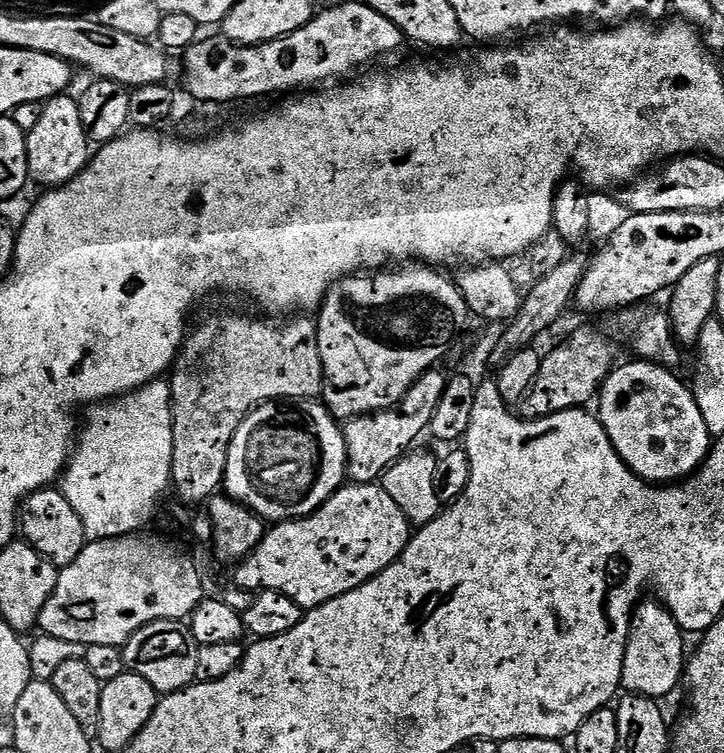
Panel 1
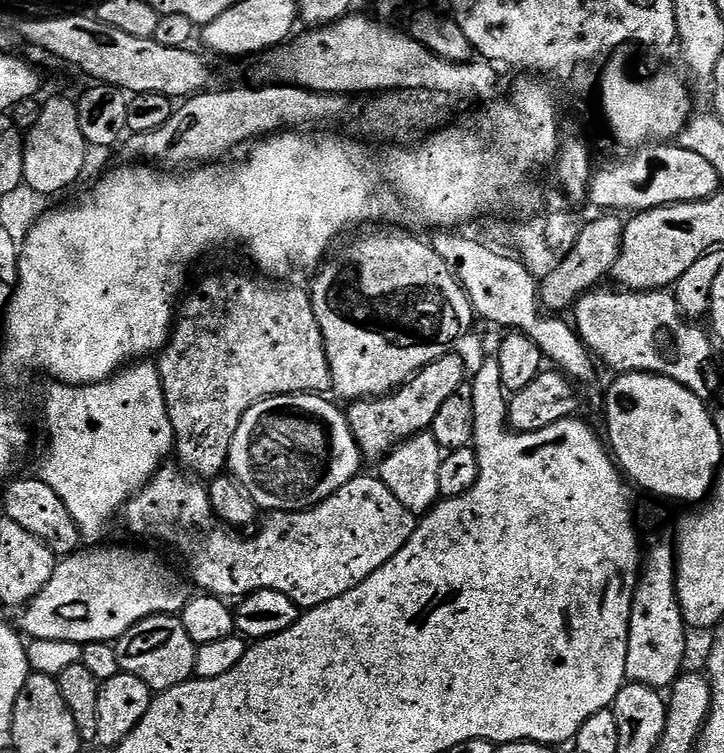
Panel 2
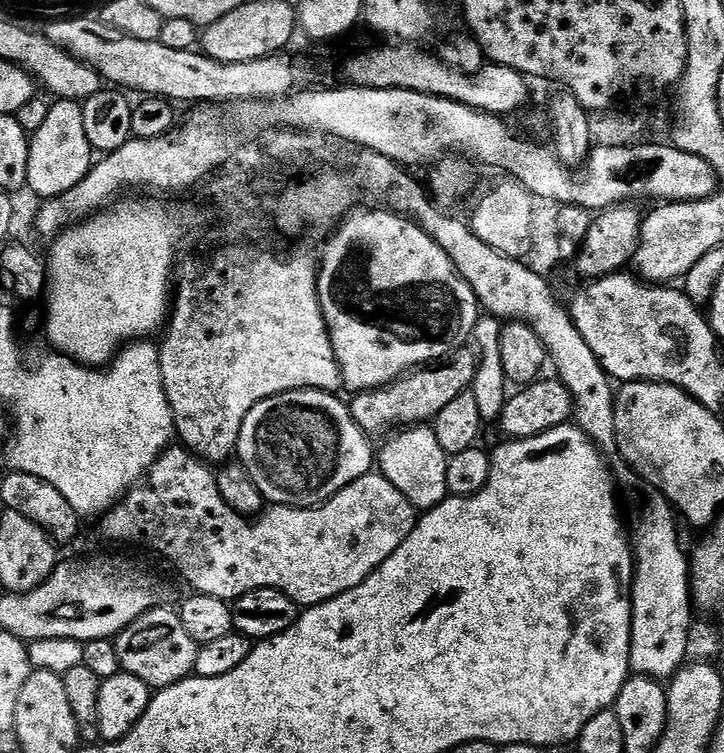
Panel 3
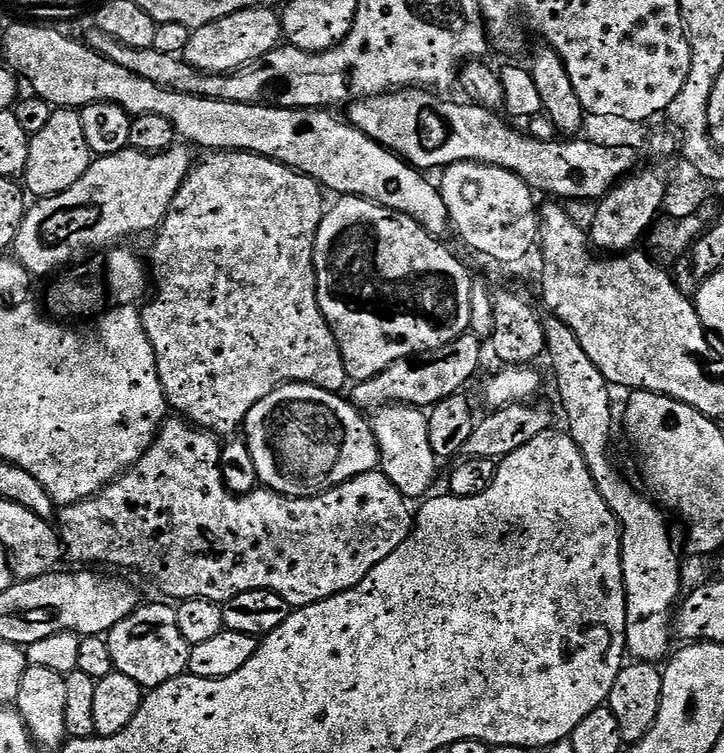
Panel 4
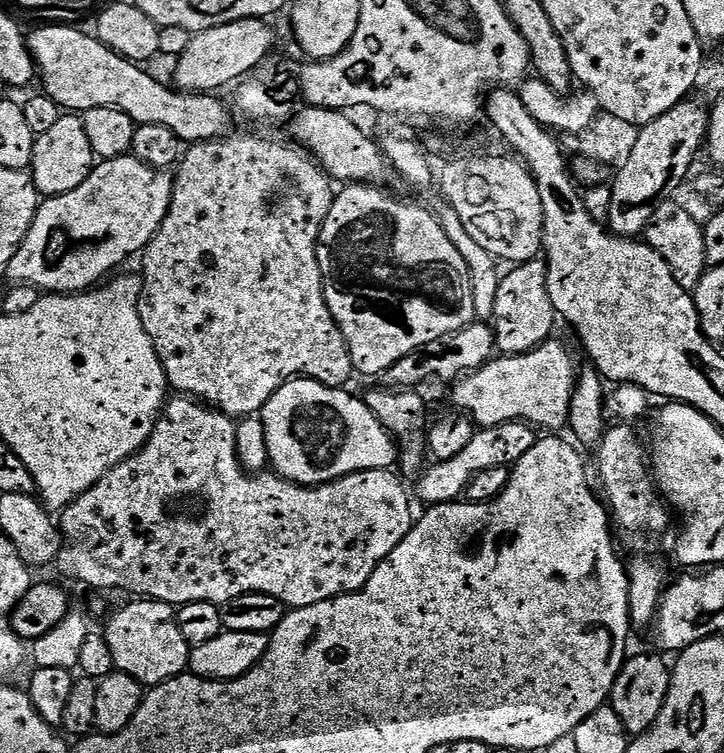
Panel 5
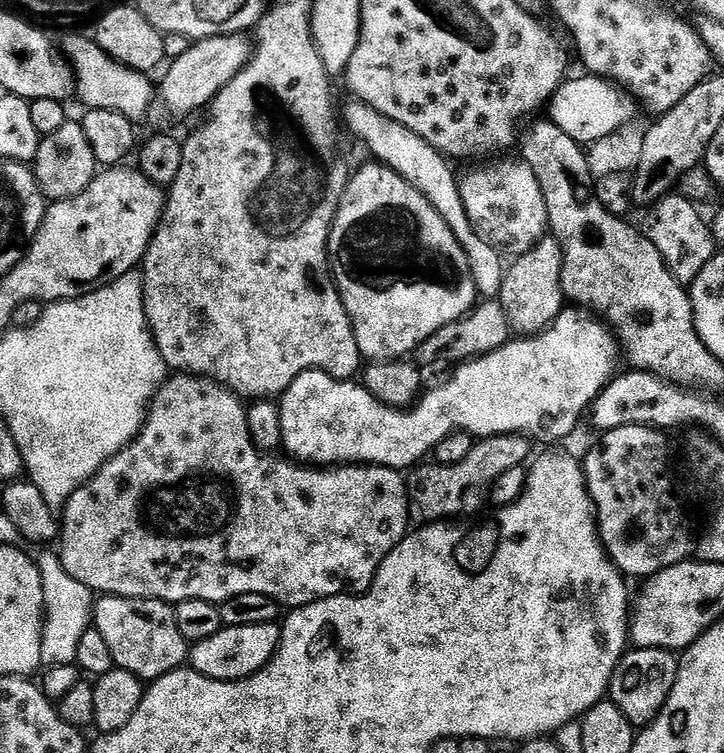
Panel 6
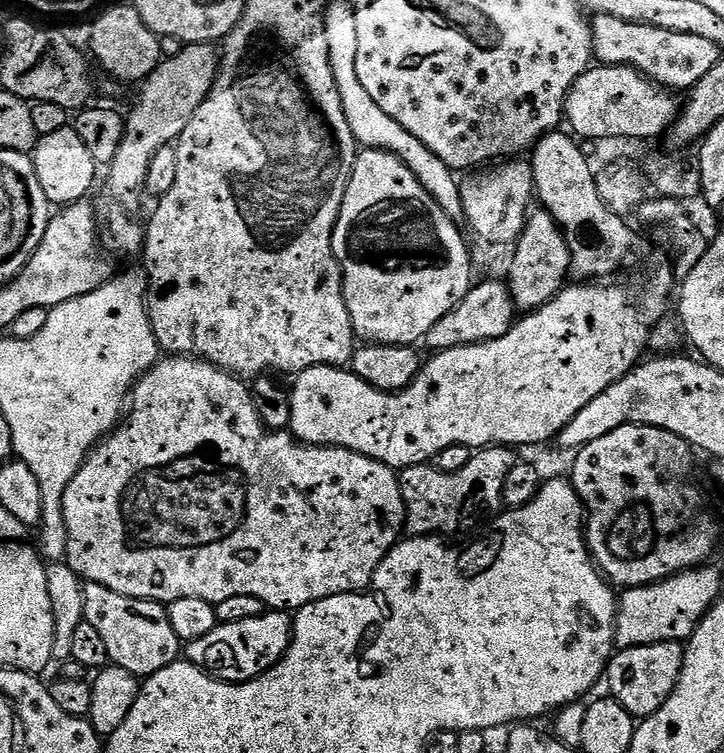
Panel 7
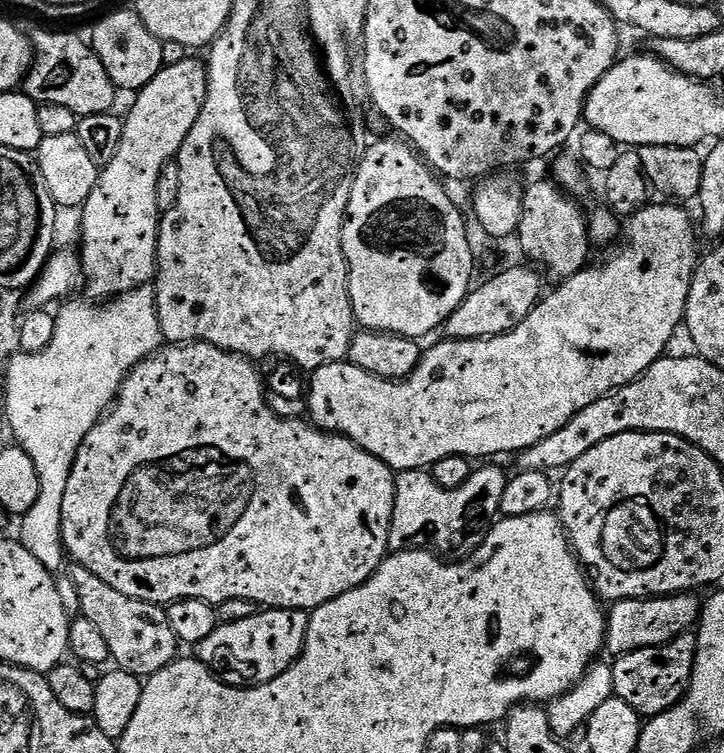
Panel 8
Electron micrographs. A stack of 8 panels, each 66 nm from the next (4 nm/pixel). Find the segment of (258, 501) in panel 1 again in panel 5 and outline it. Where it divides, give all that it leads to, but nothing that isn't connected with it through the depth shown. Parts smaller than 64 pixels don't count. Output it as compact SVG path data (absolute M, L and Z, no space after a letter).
M303 378L287 380L287 382L264 403L258 415L261 422L264 423L266 450L268 451L268 462L271 471L275 472L277 476L280 476L284 480L289 480L291 484L303 484L305 488L316 488L320 484L329 484L335 480L341 480L343 476L349 476L355 472L388 470L397 463L398 449L396 441L392 439L392 433L382 426L382 422L372 413L370 406L364 403L359 395L351 396L348 390L344 388L328 388L325 384L320 384L317 380L306 380Z

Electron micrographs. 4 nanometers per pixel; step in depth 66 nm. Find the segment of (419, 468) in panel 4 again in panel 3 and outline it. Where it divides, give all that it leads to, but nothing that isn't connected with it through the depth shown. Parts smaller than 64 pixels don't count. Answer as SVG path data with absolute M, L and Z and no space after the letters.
M408 426L395 434L389 435L384 445L378 448L378 472L384 476L402 495L412 503L417 510L437 508L441 502L448 499L450 493L447 486L447 466L449 455L442 450L435 437L432 426Z

